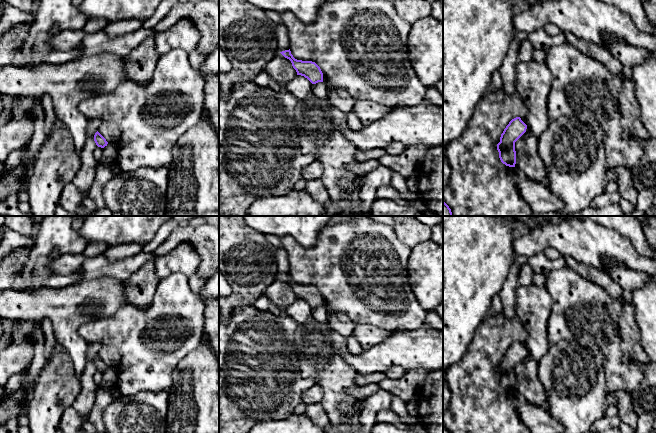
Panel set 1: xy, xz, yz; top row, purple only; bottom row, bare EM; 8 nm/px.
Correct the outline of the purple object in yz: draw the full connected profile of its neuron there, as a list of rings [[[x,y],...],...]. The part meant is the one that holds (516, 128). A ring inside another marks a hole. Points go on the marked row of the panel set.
[[[520,117],[512,119],[504,129],[497,144],[499,158],[503,164],[509,167],[515,167],[516,151],[515,142],[526,132],[527,125]]]

